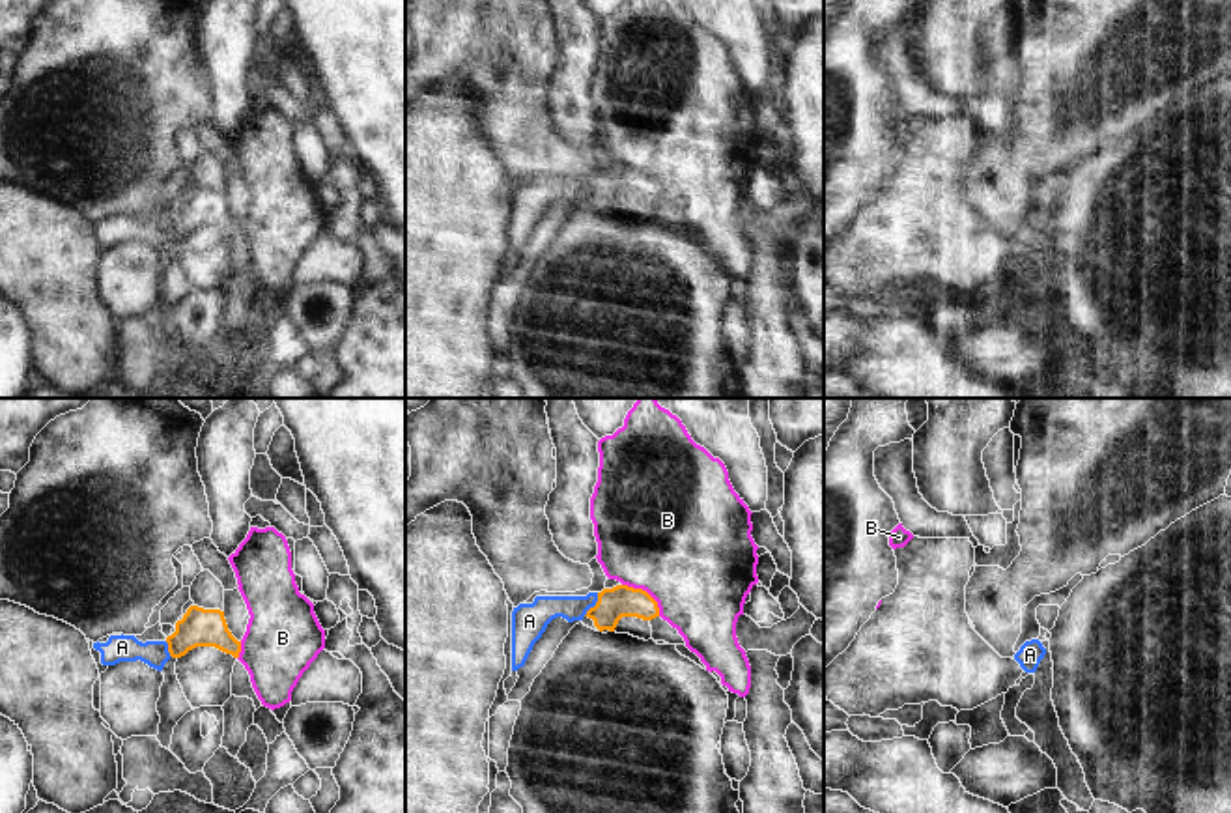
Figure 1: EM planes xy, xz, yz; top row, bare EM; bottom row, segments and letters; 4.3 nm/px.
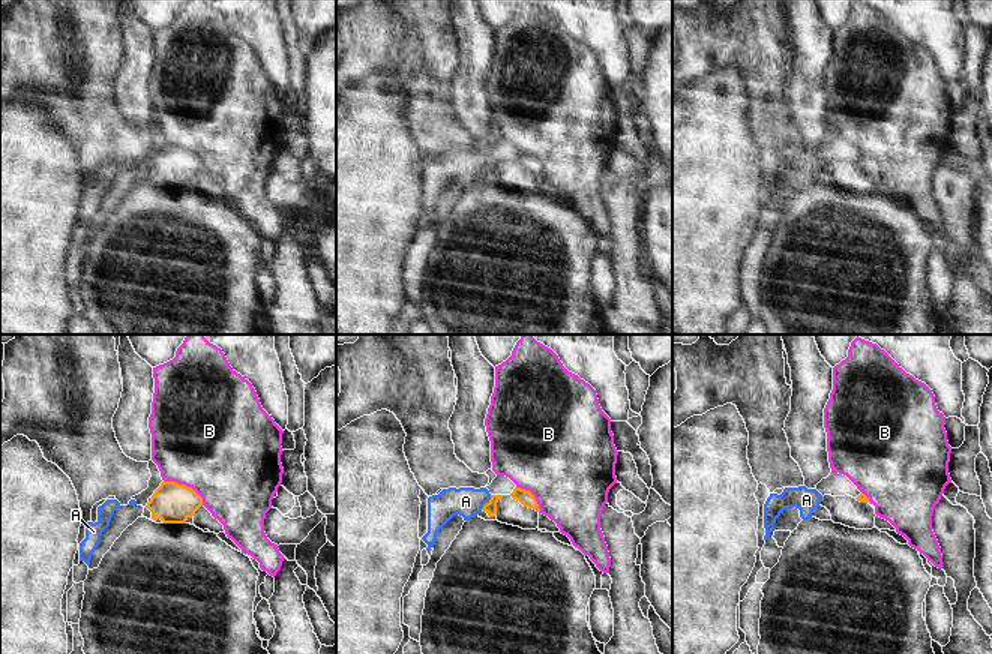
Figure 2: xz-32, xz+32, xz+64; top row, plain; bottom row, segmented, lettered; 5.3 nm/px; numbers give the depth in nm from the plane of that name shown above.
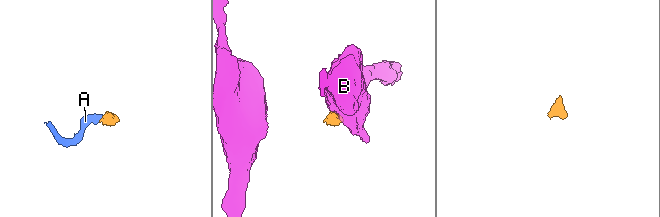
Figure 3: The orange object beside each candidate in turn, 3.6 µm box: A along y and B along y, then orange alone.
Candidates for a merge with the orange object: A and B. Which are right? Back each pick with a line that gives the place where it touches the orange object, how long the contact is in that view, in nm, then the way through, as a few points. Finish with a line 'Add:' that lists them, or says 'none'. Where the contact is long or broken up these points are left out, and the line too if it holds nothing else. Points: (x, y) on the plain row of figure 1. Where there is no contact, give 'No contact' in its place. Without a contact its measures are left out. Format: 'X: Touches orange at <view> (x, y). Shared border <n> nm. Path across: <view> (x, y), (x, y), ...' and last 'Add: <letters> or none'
A: Touches orange at xz (596, 185). Shared border 120 nm. Path across: xz (613, 185), (596, 185), (542, 191)
Add: A.

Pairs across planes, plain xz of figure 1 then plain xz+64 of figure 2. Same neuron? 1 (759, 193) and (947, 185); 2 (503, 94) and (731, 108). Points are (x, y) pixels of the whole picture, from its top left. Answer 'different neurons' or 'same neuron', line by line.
1: different neurons
2: different neurons

